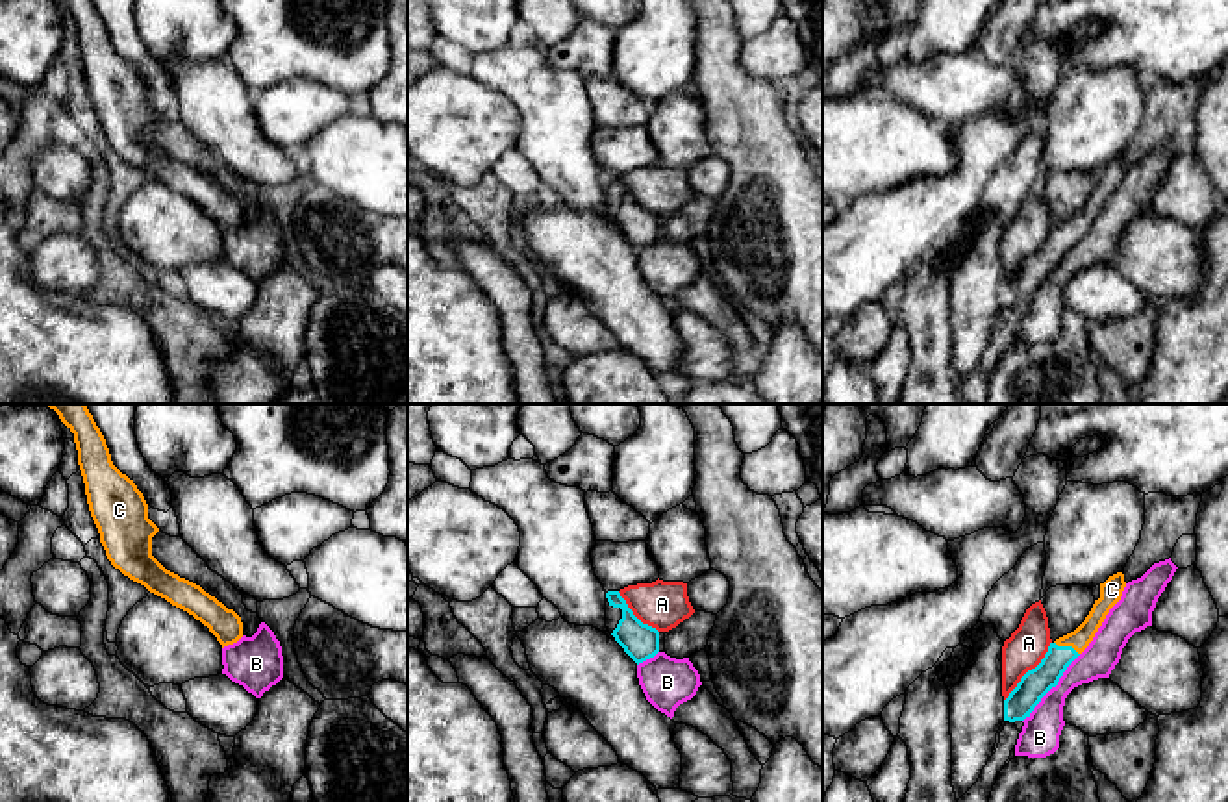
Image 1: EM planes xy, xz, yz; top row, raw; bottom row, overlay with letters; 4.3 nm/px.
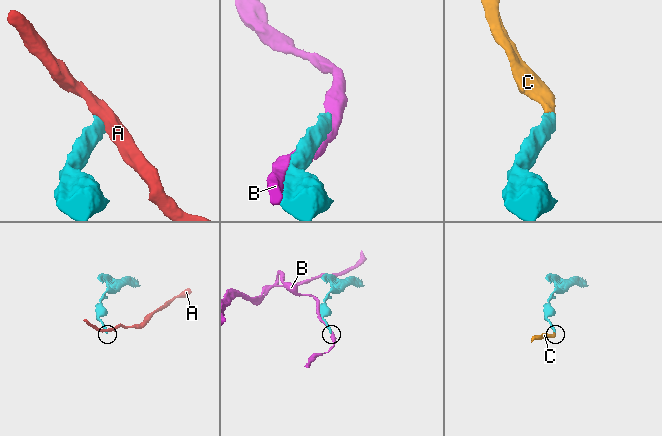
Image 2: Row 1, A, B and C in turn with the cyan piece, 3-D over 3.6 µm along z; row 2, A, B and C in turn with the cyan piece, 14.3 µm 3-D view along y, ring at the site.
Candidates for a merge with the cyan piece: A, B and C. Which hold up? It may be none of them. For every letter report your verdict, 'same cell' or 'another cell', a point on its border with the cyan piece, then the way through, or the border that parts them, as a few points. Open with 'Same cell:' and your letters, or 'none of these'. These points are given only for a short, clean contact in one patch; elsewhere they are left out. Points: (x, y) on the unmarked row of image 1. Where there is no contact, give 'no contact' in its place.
Same cell: C
A: another cell; contact yz (1028, 256); border yz (1051, 226), (1045, 241), (1004, 286)
B: another cell; contact yz (1052, 271)
C: same cell; contact yz (1067, 232); way yz (1038, 267), (1067, 232), (1082, 221)

